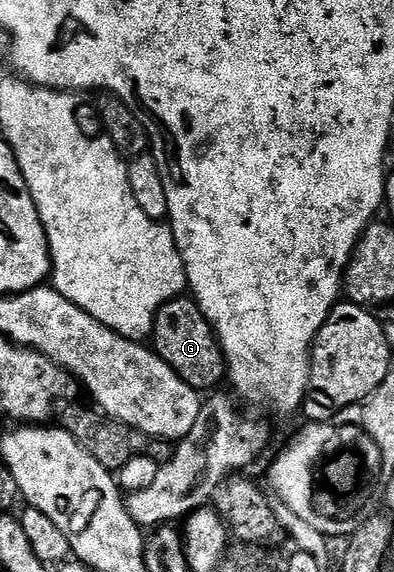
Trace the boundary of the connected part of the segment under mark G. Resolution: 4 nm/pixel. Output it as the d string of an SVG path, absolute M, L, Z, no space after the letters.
M192 298L168 300L157 311L157 317L153 320L151 347L163 358L163 362L167 362L167 366L171 366L171 370L175 370L175 374L192 388L213 388L226 375L221 343L218 342L207 318L201 313L201 307Z

